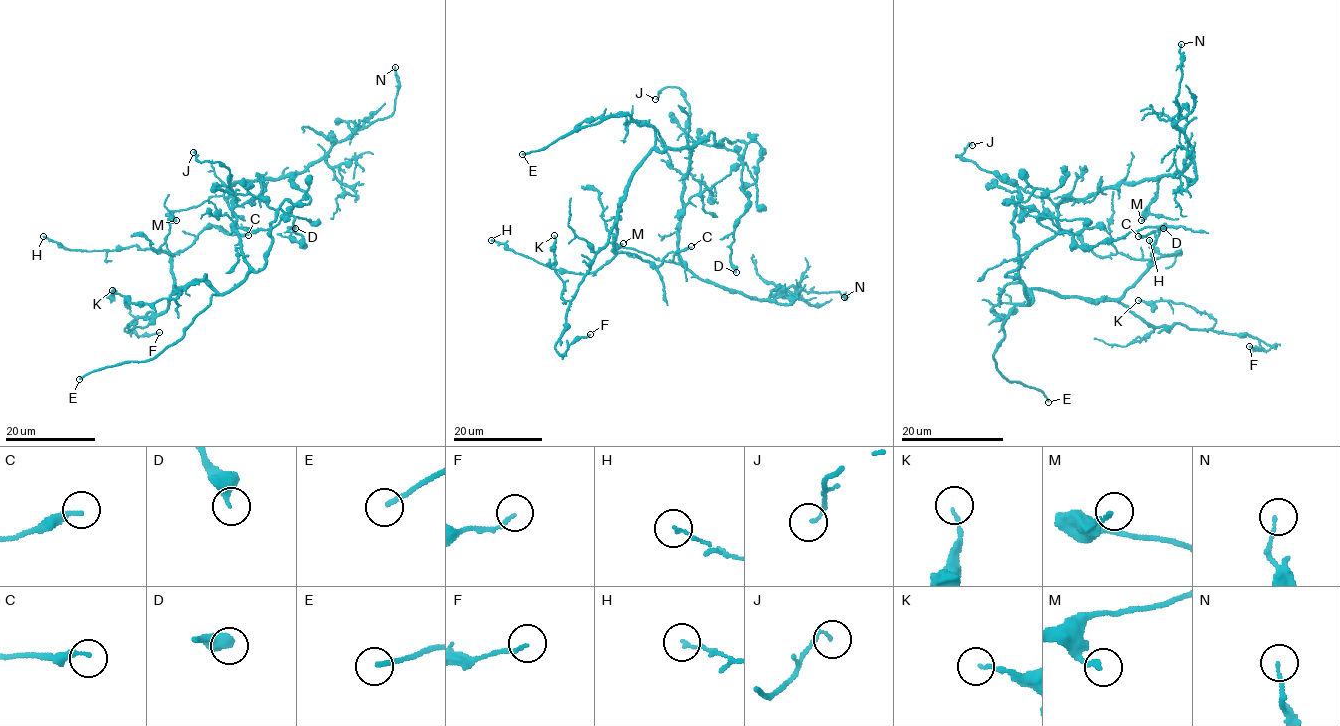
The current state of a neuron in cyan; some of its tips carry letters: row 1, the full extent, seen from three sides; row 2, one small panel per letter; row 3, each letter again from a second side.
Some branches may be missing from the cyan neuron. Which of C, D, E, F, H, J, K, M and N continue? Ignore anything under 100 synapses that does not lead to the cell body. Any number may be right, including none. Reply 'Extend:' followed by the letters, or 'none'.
Extend: E

